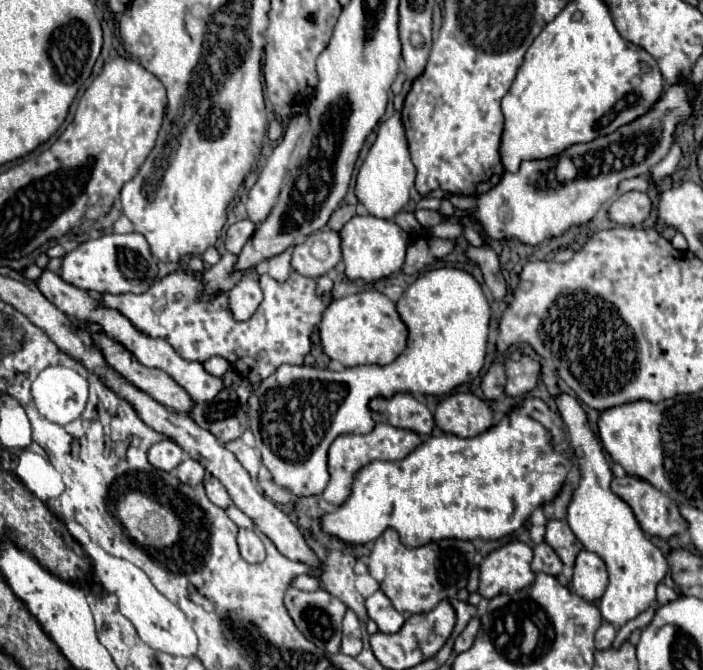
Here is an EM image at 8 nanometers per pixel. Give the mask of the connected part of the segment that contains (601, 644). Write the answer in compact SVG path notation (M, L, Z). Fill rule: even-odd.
M602 623L600 629L596 631L596 651L610 649L614 637L616 637L616 629L610 623Z

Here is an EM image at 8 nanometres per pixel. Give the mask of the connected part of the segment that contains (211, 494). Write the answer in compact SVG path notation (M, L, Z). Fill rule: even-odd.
M208 475L208 477L204 479L204 487L206 487L206 495L208 495L208 499L210 499L214 505L226 509L226 507L232 503L232 499L230 499L226 487L224 487L216 477Z

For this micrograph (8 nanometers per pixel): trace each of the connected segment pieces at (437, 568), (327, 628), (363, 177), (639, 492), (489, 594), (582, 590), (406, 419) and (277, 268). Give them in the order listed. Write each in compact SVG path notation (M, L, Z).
M386 529L372 545L368 569L370 575L380 583L394 609L400 613L426 613L432 611L440 601L456 597L466 587L468 575L474 567L474 545L460 539L444 539L428 543L424 547L408 549L400 543L394 529Z
M288 587L286 595L284 595L284 605L286 605L294 625L300 629L300 633L304 637L308 637L308 641L312 641L316 647L326 649L330 653L338 653L340 651L342 619L344 619L344 613L346 613L346 605L338 597L330 595L324 589L318 589L318 591L298 591L294 587Z
M397 112L390 119L386 119L378 129L376 141L370 147L370 153L364 159L356 177L356 197L368 209L370 215L380 219L392 219L410 201L410 189L414 187L414 177L416 169L408 157L405 129L401 114Z
M632 475L614 477L612 491L632 507L644 533L668 539L686 529L686 521L678 513L678 503L654 489L648 481Z
M510 541L492 551L480 565L478 593L486 599L492 599L496 595L512 595L528 587L534 581L530 561L532 549L520 541Z
M580 551L574 565L572 587L586 601L598 601L602 597L608 587L608 573L604 561L596 553Z
M398 393L390 399L372 399L370 407L388 417L388 423L418 435L432 435L434 417L426 405L416 401L410 393Z
M292 249L284 251L282 255L278 257L272 257L268 261L268 275L274 277L276 281L286 281L292 273L292 265L290 265L290 259L292 259Z

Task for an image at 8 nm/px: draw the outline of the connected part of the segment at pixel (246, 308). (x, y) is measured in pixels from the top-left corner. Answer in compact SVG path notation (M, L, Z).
M254 277L242 279L230 293L228 293L228 309L236 321L248 321L252 313L260 307L262 289Z

